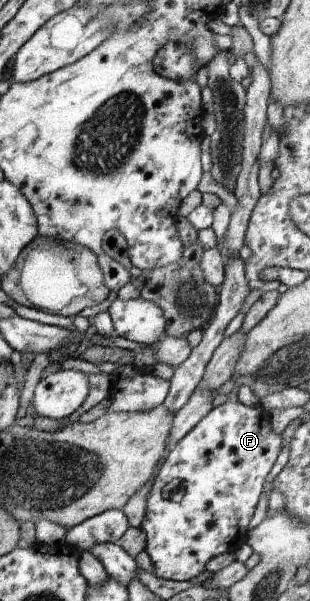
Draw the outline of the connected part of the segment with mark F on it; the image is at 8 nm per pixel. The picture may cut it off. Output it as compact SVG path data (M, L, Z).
M235 392L229 394L229 399L217 407L213 407L213 410L200 420L177 444L173 444L169 449L169 454L165 457L165 462L161 464L155 480L153 480L153 486L147 494L147 506L145 510L145 518L141 523L140 528L146 533L146 551L150 556L151 562L155 568L155 574L157 577L169 579L169 580L193 580L196 576L199 576L202 572L205 572L205 566L207 562L213 558L213 556L219 556L223 553L234 552L241 544L246 542L248 536L247 526L249 526L249 520L253 518L255 513L255 508L257 508L257 502L261 498L261 492L263 489L263 484L271 472L275 462L277 461L277 456L281 452L281 441L282 434L275 432L272 428L271 422L269 422L269 417L265 411L257 405L255 407L249 407L243 405L237 399L237 393Z

